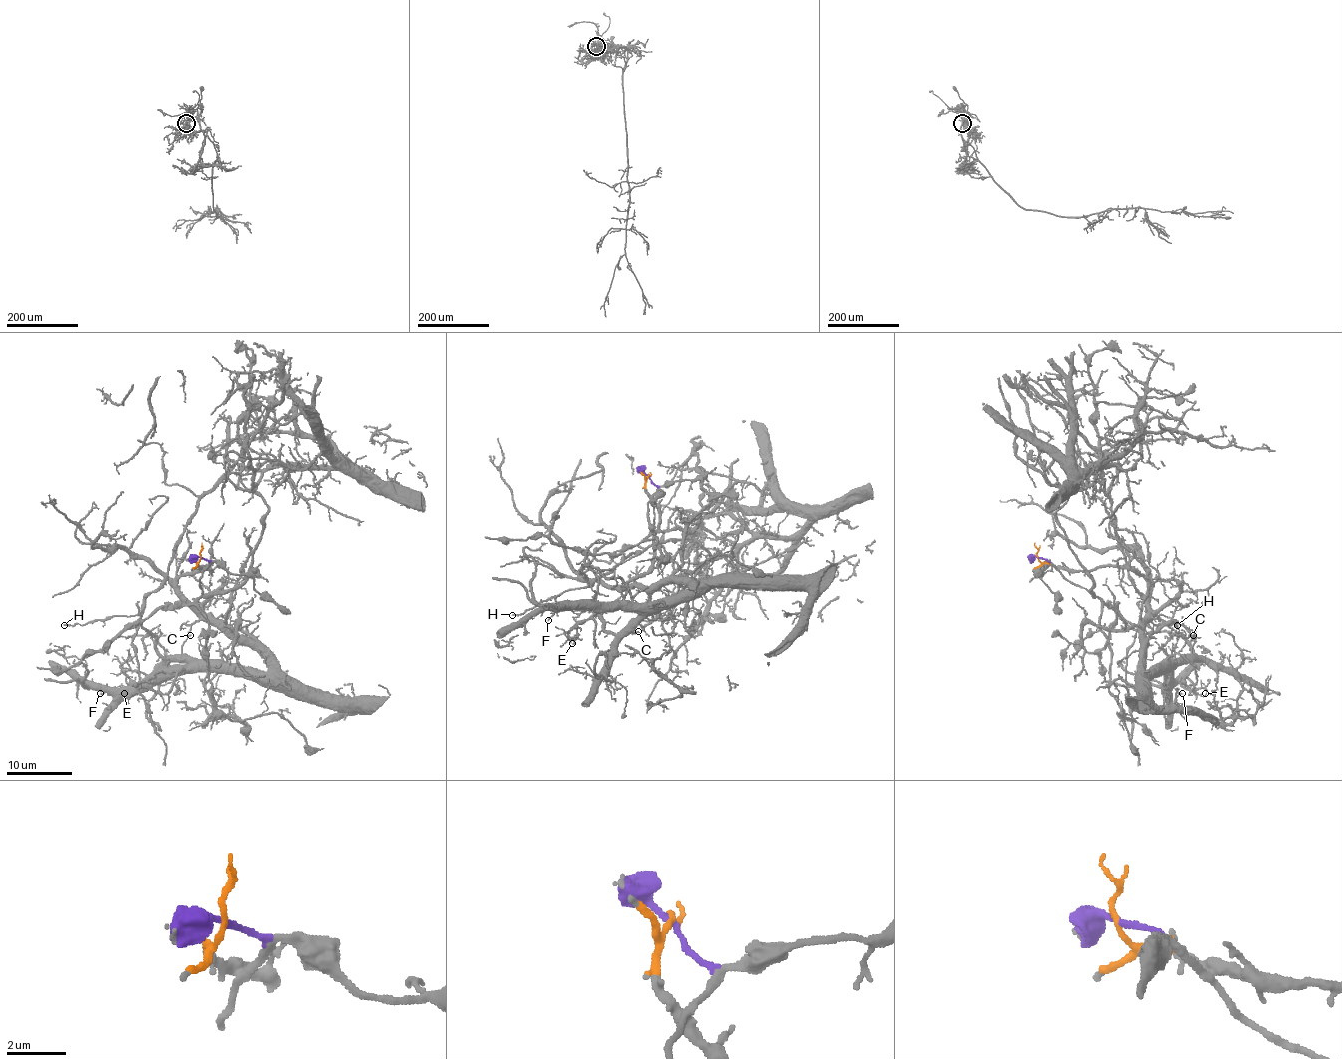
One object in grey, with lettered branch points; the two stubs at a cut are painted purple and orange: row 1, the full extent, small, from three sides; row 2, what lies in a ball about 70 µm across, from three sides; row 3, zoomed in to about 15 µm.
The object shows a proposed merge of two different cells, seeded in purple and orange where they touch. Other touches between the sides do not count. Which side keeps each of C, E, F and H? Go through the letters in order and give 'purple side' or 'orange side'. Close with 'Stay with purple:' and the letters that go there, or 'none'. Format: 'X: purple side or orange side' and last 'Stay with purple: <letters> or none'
C: orange side
E: orange side
F: orange side
H: purple side
Stay with purple: H

